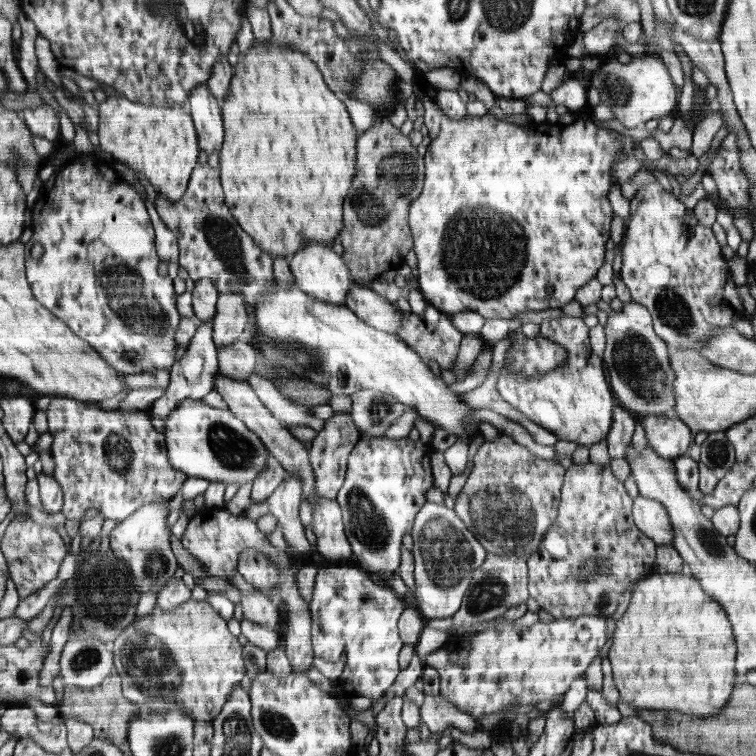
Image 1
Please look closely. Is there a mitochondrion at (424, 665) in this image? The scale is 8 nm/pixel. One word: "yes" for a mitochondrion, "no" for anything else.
no

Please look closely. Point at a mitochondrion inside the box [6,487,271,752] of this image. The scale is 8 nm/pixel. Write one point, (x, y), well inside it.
(156, 672)

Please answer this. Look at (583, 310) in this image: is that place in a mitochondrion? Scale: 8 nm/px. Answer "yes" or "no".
no

